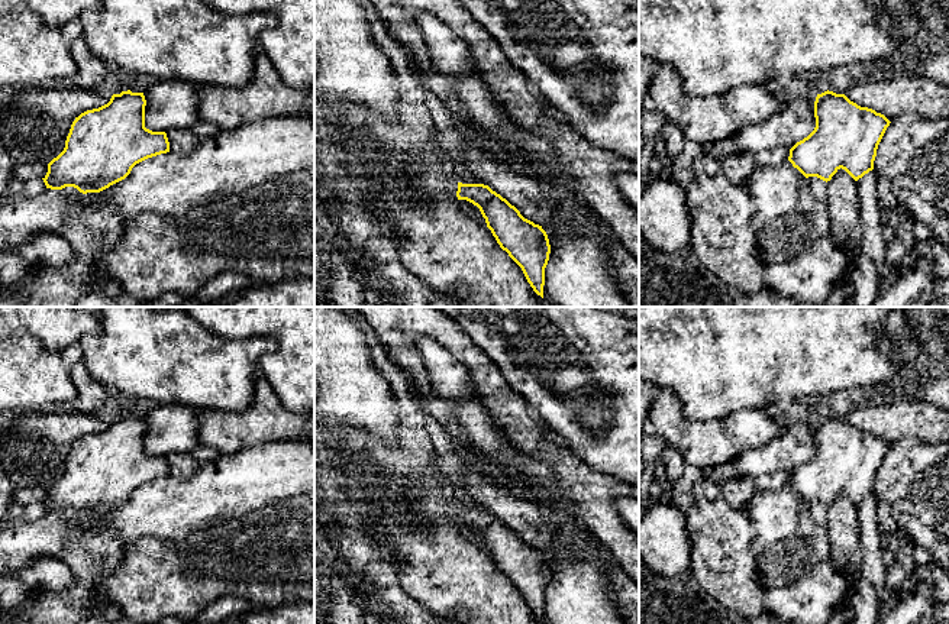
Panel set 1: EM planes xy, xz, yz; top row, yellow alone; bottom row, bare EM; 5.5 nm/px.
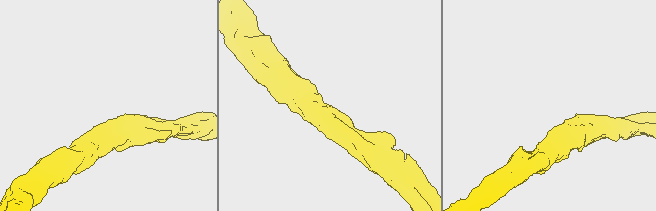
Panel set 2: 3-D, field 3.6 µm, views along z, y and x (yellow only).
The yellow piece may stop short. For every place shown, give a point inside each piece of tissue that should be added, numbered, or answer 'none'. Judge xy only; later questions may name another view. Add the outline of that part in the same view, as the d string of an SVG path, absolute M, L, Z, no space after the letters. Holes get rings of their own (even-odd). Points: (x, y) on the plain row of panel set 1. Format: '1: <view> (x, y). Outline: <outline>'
none

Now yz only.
none

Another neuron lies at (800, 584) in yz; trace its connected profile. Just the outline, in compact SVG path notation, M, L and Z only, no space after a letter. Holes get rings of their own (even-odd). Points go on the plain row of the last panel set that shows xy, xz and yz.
M785 485L779 491L758 491L742 510L732 508L723 497L714 501L698 499L687 511L687 534L691 540L691 570L688 581L745 618L753 618L765 611L791 624L827 624L832 612L849 598L853 583L833 566L826 528L814 523L808 504L790 485Z

